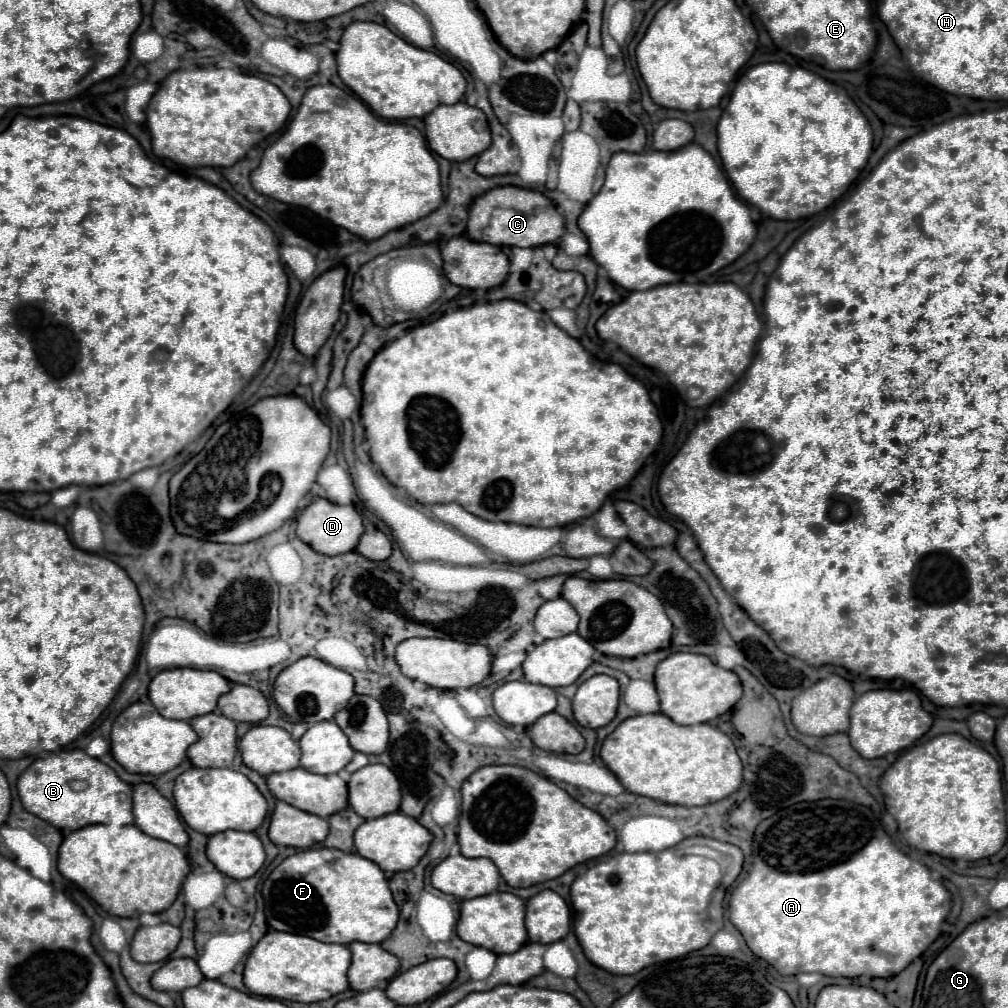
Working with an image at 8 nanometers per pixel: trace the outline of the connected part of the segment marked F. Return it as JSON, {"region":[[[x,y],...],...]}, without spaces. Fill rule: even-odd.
{"region":[[[311,848],[285,858],[263,884],[267,924],[279,932],[293,932],[319,942],[351,944],[383,942],[399,920],[399,908],[387,878],[375,862],[357,852],[343,854],[331,848]]]}

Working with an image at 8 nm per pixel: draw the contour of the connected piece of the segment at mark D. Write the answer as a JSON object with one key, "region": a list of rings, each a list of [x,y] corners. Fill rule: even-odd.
{"region":[[[317,498],[305,510],[297,514],[297,536],[305,544],[309,544],[313,550],[327,554],[327,556],[355,550],[361,534],[363,534],[363,520],[351,504],[341,506],[341,504],[329,502],[327,498]]]}

